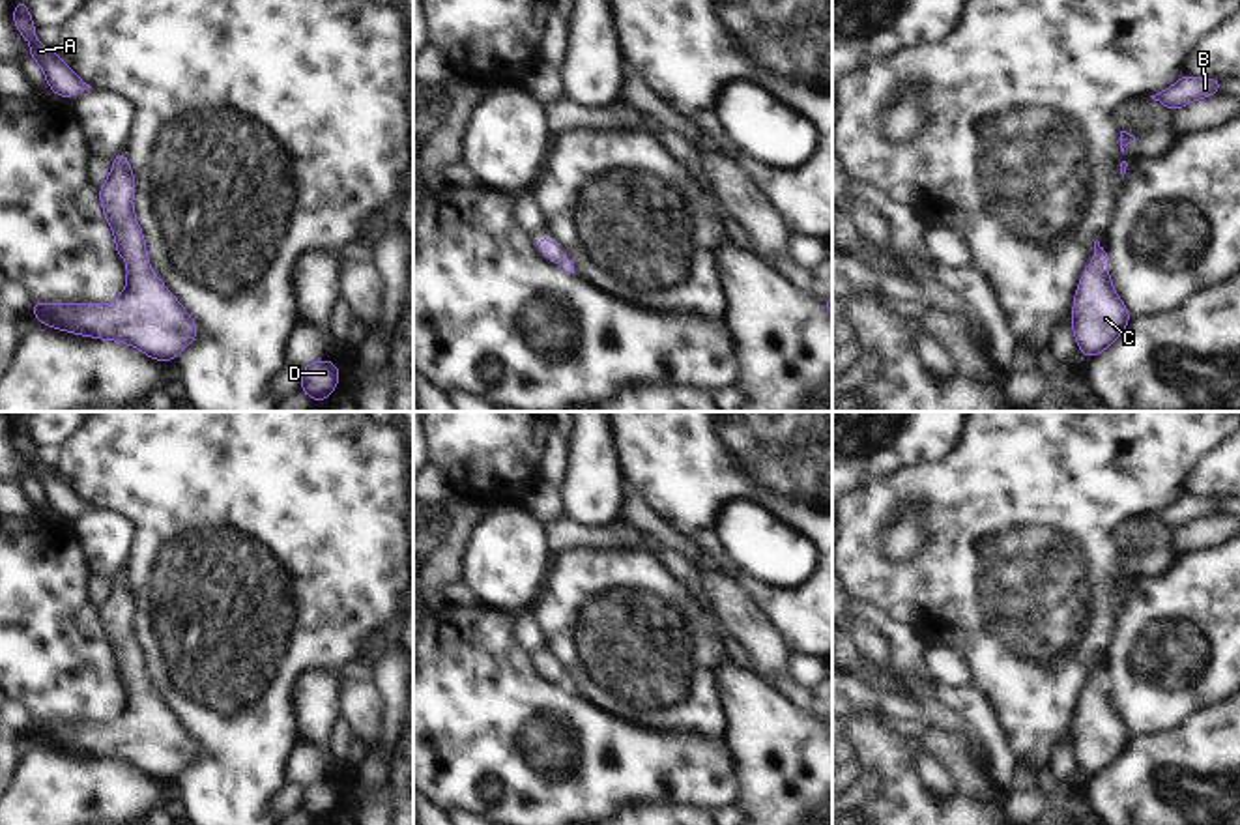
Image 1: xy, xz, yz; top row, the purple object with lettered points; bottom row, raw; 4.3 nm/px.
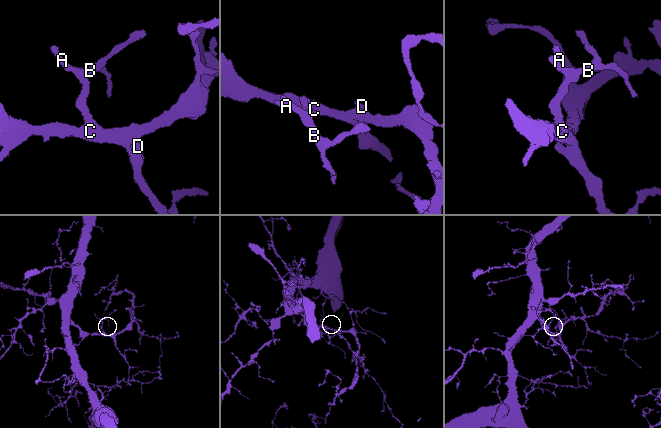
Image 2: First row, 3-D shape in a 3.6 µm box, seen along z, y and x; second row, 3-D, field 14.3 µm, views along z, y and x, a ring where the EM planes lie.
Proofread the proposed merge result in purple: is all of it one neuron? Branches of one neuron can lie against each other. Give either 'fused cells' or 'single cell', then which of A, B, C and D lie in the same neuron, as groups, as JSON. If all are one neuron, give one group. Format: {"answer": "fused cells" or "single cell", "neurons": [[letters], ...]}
{"answer": "single cell", "neurons": [["A", "B", "C", "D"]]}

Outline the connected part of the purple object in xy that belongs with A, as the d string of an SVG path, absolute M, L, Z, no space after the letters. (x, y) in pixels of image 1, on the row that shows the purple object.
M19 0L13 9L15 28L22 34L22 37L30 43L30 56L43 67L49 88L56 92L62 99L69 95L77 95L88 88L84 80L80 80L56 54L52 49L43 47L34 32L34 21L30 19L26 0Z

